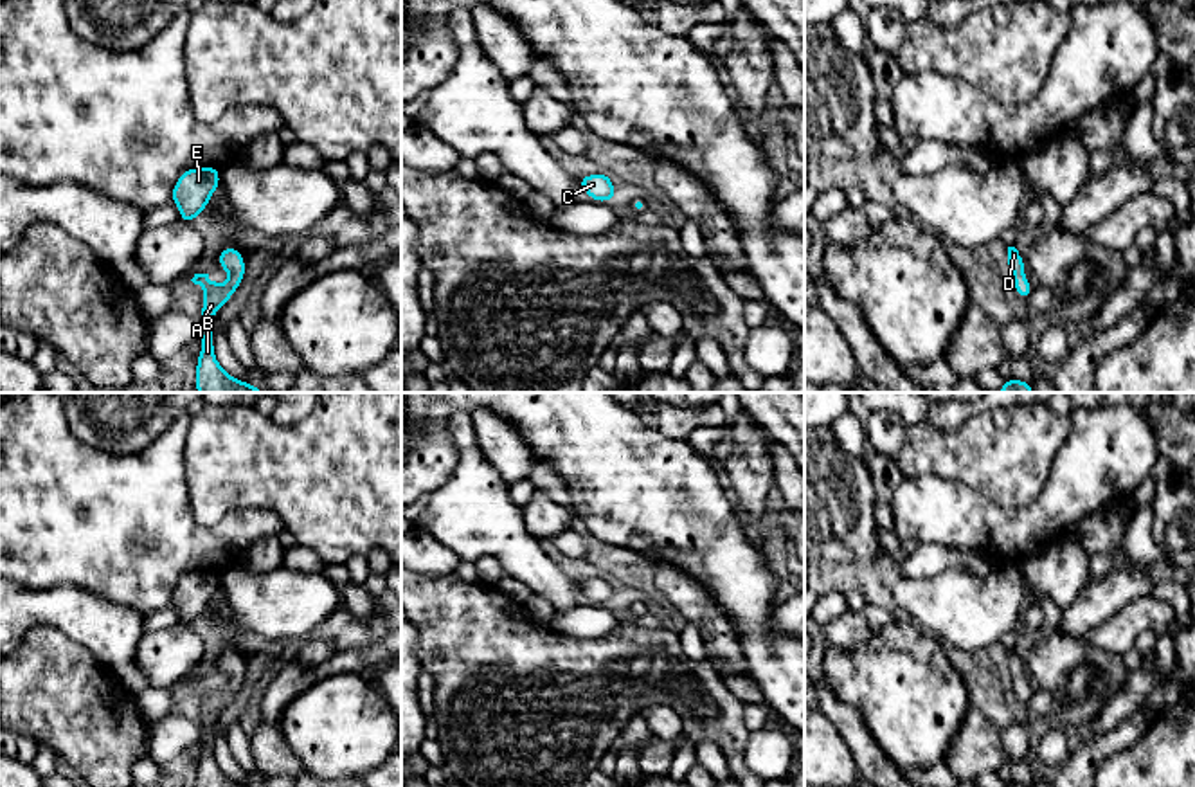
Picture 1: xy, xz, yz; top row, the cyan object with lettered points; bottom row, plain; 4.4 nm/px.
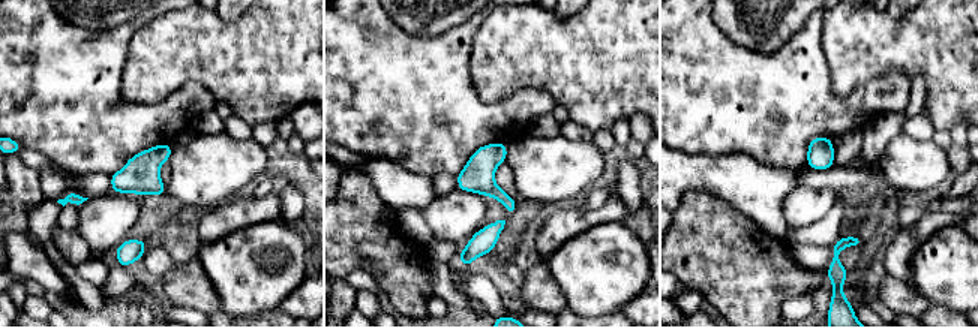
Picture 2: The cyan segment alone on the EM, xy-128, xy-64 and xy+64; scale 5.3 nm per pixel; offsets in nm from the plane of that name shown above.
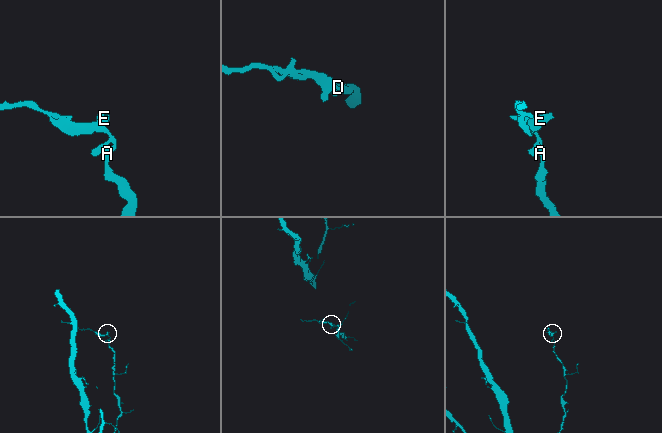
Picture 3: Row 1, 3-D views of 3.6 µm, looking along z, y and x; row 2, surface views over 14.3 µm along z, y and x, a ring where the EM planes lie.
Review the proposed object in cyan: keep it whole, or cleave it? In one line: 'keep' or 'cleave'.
keep

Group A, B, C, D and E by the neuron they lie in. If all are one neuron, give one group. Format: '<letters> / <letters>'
A B C D E

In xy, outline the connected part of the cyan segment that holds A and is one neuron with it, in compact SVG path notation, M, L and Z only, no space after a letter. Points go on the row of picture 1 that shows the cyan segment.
M225 247L218 256L218 265L230 276L225 285L209 279L209 274L194 274L194 285L203 286L202 328L198 330L202 351L196 360L198 393L265 393L230 376L216 360L212 340L212 317L234 295L245 279L245 258L234 247Z

